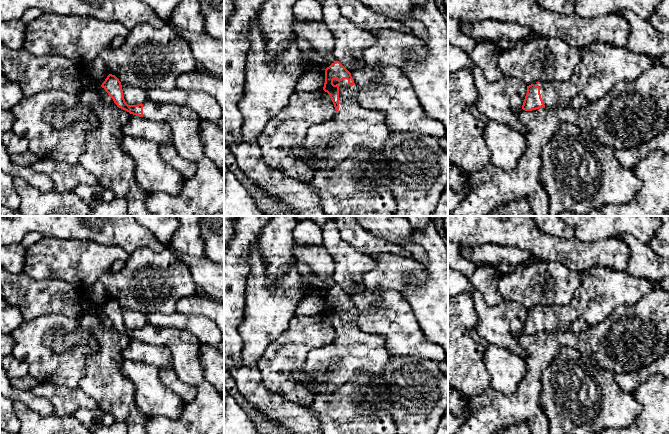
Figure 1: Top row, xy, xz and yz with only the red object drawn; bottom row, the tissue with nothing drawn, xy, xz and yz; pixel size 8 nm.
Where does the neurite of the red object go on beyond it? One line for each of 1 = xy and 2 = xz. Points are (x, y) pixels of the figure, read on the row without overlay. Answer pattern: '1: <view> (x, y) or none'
1: xy (205, 414)
2: xz (353, 352)

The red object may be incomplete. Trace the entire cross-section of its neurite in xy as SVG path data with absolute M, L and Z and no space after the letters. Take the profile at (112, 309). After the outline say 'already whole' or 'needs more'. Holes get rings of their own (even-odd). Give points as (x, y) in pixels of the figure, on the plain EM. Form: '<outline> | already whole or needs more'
M112 298L107 300L101 311L105 313L117 331L144 343L165 346L170 351L172 366L179 379L197 387L195 399L184 404L182 414L177 420L163 416L147 417L146 432L148 434L224 434L224 398L204 375L200 361L201 343L198 338L186 330L161 327L148 322L141 328L128 329L123 320L121 306Z | needs more

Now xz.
M335 285L325 293L323 314L329 318L336 339L329 345L308 352L305 370L295 372L297 381L304 383L315 396L332 394L357 375L381 374L390 358L386 350L386 341L381 335L366 334L358 328L357 310L351 297L339 285Z | needs more

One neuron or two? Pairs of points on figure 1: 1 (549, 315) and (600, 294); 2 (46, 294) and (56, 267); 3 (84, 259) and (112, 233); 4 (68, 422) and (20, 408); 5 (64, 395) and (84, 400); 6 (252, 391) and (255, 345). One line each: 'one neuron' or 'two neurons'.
1: one neuron
2: two neurons
3: two neurons
4: one neuron
5: one neuron
6: two neurons

